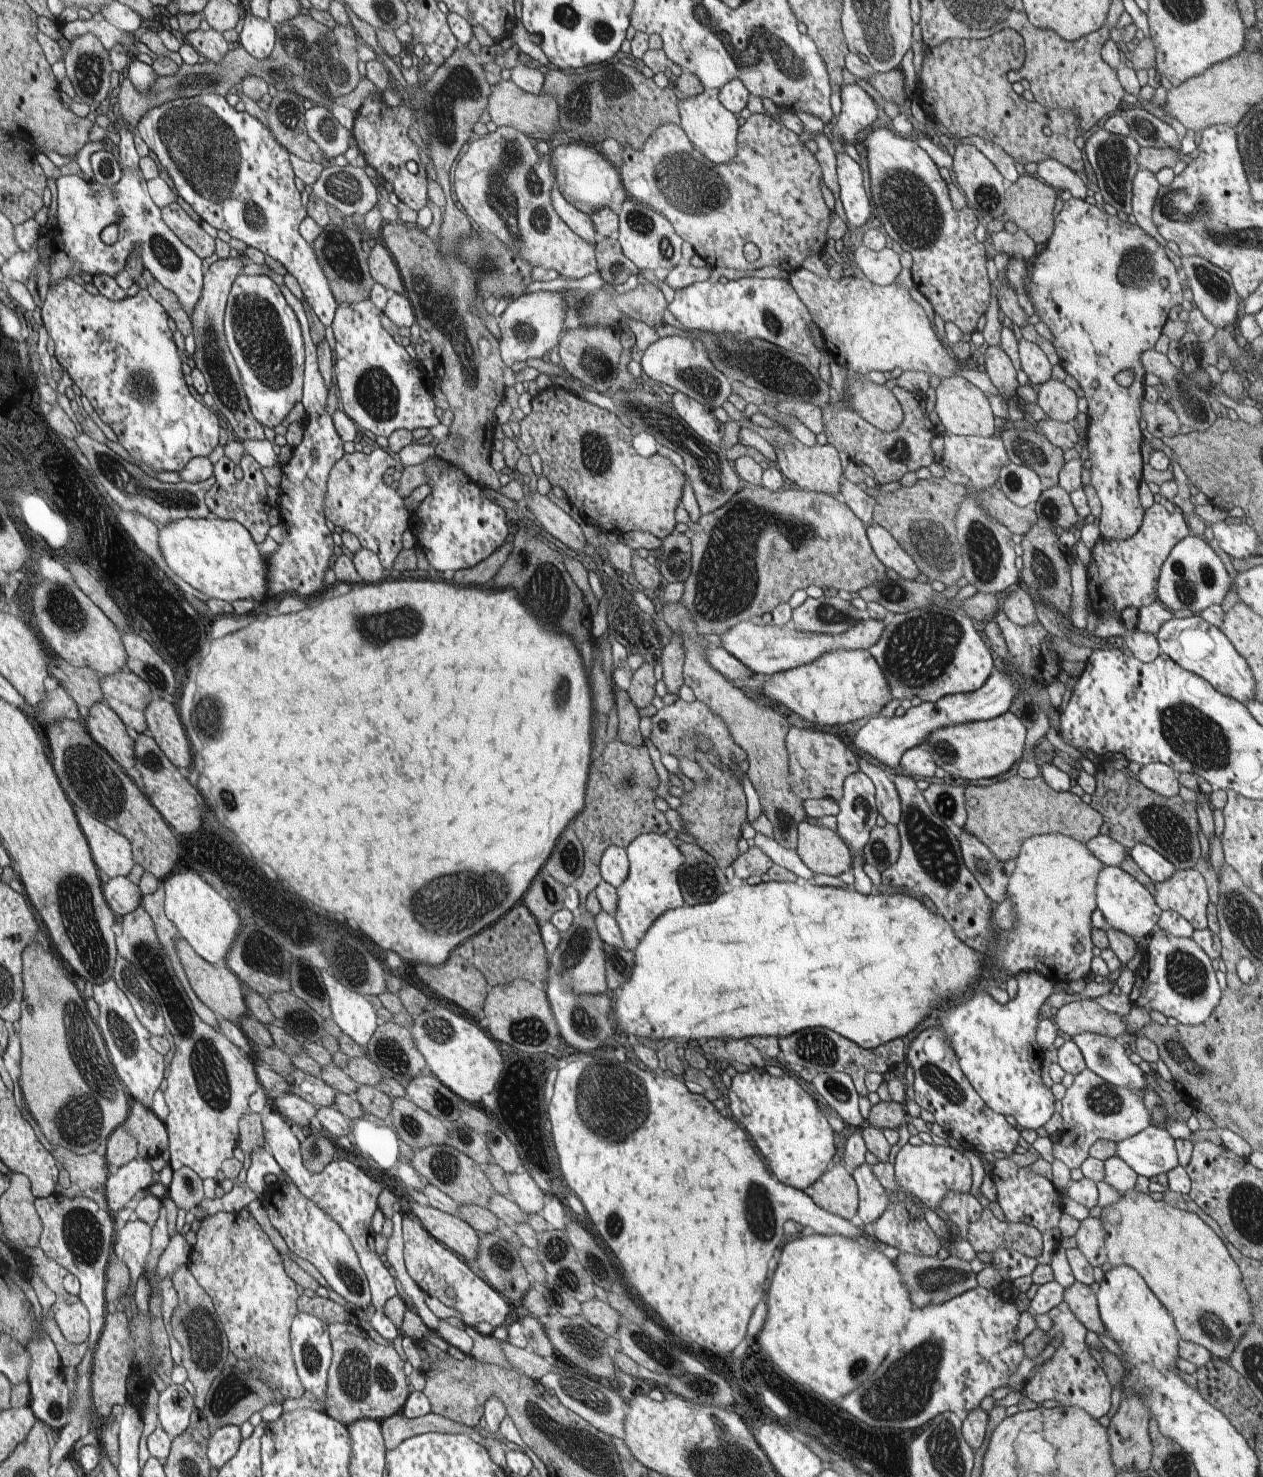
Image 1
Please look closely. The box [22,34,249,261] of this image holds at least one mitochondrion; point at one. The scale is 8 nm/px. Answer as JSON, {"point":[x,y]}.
{"point":[88,77]}

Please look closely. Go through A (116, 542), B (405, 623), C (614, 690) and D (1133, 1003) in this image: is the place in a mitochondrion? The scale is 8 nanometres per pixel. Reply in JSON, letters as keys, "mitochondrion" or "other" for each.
{"A":"other","B":"mitochondrion","C":"other","D":"other"}

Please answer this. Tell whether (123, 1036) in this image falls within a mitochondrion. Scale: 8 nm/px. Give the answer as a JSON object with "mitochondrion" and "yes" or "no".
{"mitochondrion":"yes"}

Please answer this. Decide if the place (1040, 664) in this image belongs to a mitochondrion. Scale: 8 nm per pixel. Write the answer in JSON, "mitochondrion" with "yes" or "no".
{"mitochondrion":"no"}

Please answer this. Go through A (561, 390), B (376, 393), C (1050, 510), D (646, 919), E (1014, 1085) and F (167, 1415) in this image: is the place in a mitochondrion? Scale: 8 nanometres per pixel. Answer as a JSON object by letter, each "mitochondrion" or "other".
{"A":"other","B":"mitochondrion","C":"mitochondrion","D":"other","E":"other","F":"other"}

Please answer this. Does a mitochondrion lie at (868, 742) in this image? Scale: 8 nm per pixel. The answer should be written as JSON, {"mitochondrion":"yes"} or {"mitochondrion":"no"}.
{"mitochondrion":"no"}

